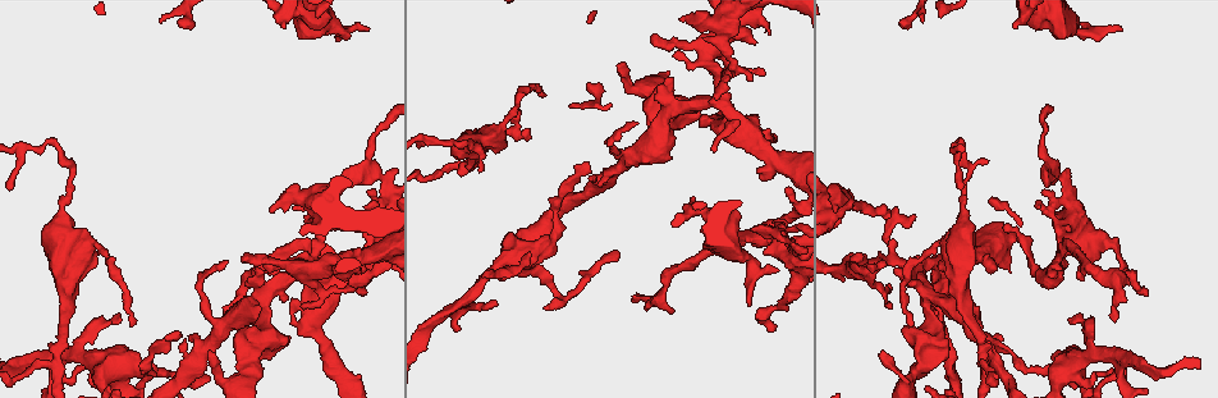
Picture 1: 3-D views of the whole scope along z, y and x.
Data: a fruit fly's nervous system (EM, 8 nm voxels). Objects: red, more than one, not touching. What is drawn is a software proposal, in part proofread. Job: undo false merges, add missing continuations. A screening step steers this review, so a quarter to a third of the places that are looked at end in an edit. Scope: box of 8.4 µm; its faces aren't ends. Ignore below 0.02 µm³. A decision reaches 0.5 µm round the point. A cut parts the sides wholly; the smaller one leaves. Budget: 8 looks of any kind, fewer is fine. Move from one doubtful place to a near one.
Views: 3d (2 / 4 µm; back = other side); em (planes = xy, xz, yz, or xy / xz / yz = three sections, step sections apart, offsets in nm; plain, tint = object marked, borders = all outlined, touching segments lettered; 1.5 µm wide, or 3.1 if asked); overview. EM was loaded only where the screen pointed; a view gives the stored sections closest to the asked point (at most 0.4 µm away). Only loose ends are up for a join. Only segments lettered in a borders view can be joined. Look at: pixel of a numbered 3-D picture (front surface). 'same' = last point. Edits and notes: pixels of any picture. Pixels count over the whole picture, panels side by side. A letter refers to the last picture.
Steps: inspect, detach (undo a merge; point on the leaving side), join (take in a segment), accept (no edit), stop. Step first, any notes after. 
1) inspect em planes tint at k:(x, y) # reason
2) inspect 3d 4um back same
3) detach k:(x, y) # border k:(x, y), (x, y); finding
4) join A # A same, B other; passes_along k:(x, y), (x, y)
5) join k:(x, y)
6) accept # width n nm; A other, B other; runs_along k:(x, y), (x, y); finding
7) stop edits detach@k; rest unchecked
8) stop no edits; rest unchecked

inspect em planes borders at 1:(785, 301) # calibre changes

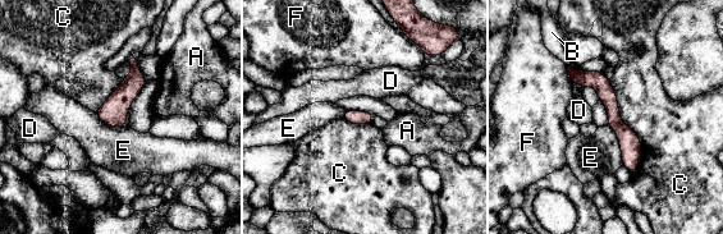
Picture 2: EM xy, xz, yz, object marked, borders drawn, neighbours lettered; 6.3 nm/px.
accept # longest_contact C 600 nm; A other, B other, C other, D other, E other, F other; runs_along 2:(571, 72), (605, 92), (632, 168); continuous, no second neuron

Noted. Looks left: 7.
inspect 3d 4um at 1:(351, 167) # tapers out

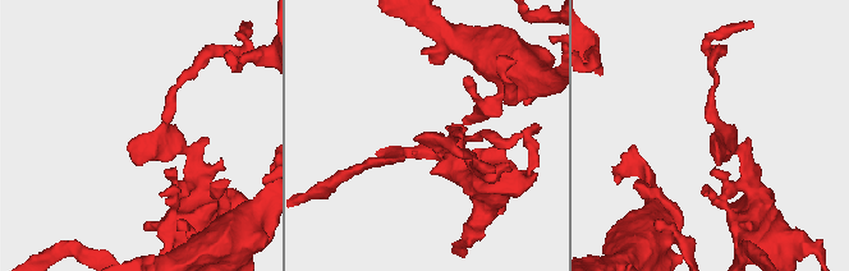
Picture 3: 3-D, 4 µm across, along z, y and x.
inspect em planes borders at 3:(428, 133) # shape alone is not enough

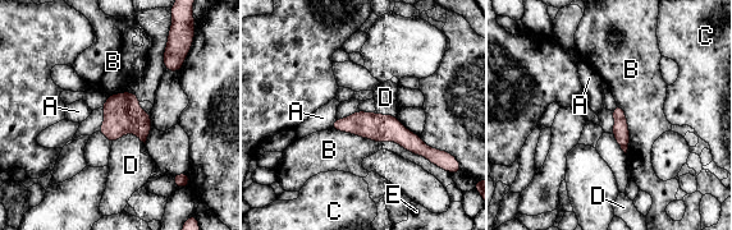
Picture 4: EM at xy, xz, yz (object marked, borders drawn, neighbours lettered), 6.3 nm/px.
accept # A other, B other, C other, D other, E other; border 4:(145, 143), (126, 133), (111, 145); no lettered segment goes on from it

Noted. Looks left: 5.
inspect em planes tint at 1:(513, 114) # sudden change in width

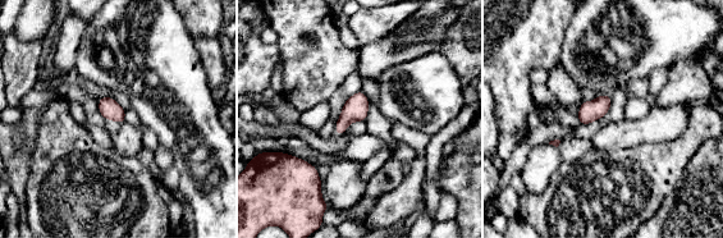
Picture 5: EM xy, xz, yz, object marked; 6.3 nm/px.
inspect em planes borders same # what lies round it

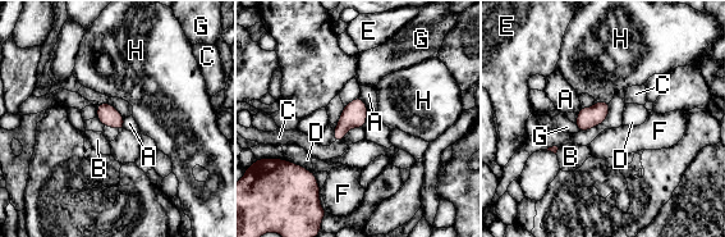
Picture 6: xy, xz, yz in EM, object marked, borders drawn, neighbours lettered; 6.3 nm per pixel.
accept # A other, B other, C other, D other, E other, F other, G other, H other; continuous, no second neuron

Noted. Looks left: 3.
stop no edits; rest unchecked

